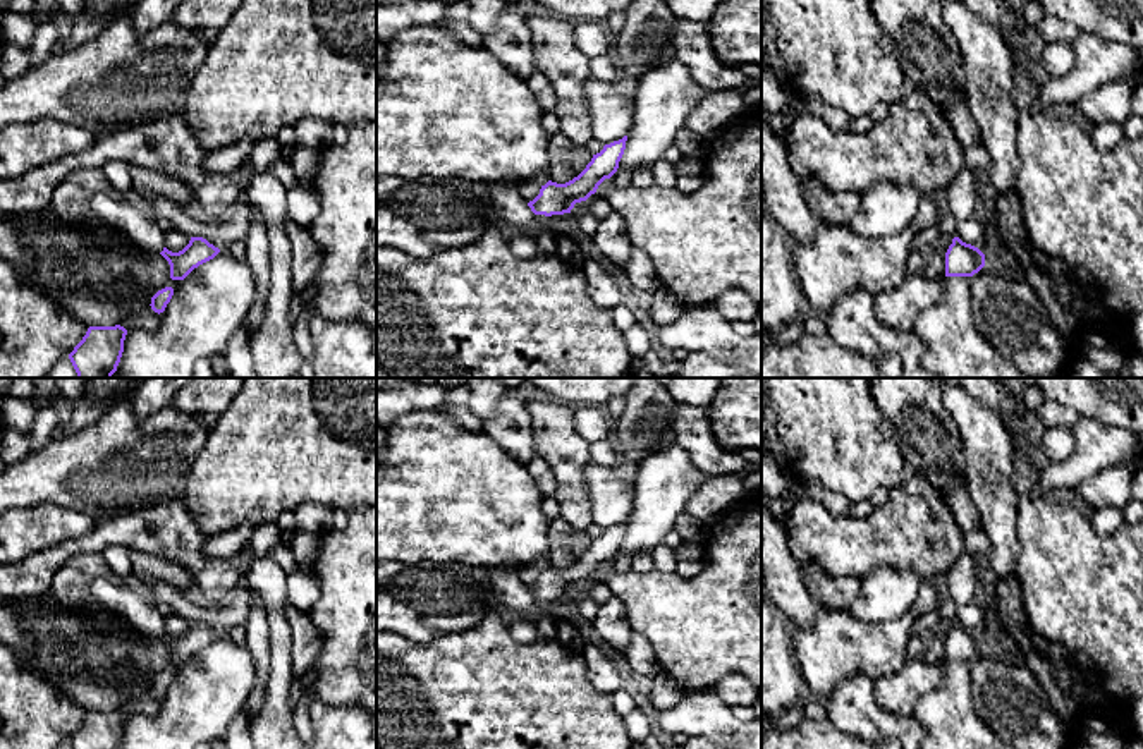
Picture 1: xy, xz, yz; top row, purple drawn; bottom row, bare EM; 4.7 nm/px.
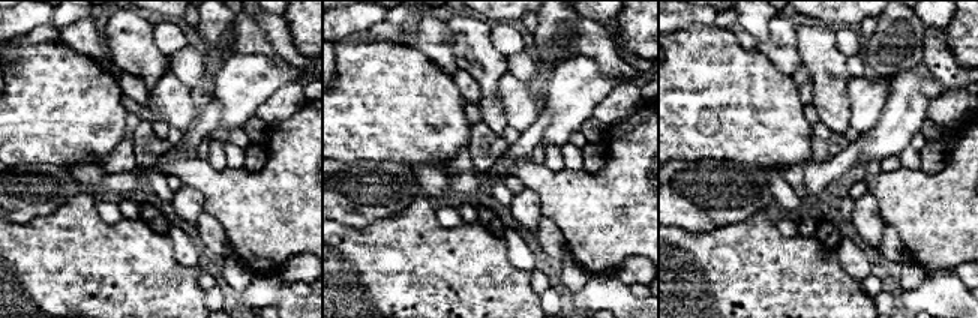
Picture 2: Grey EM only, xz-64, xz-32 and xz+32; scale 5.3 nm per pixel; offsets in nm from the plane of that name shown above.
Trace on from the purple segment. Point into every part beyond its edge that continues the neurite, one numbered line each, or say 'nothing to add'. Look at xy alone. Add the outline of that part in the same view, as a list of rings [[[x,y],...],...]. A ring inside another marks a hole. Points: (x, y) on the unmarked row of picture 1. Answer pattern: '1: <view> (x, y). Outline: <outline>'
nothing to add

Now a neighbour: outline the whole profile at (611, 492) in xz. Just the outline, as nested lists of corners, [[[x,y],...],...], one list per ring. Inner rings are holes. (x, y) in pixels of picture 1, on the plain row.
[[[591,462],[584,467],[584,483],[593,524],[610,529],[629,519],[634,502],[631,469],[608,469]]]

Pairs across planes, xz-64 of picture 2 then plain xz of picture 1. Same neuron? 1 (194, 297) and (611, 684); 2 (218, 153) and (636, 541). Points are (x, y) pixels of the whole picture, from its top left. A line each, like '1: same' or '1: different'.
1: different
2: different

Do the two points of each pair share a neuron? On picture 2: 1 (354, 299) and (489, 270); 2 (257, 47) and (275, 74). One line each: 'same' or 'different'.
1: same
2: different

